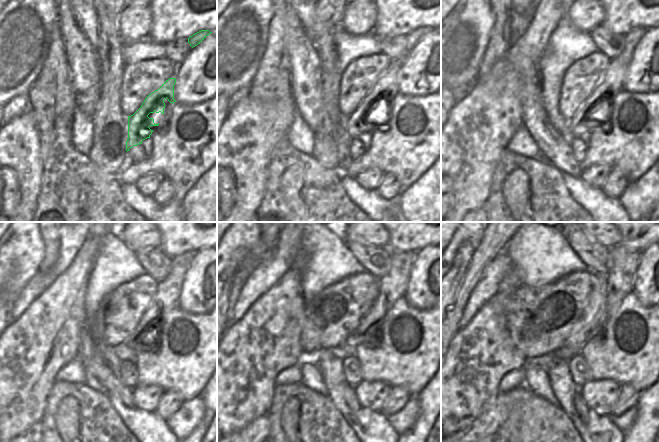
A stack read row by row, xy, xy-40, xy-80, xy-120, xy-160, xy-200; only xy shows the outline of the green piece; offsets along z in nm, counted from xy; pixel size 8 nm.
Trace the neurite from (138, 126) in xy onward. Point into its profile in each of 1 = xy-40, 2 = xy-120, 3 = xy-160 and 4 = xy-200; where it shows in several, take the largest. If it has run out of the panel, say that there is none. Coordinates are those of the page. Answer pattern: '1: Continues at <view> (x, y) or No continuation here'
1: Continues at xy-40 (387, 85)
2: Continues at xy-120 (168, 291)
3: Continues at xy-160 (393, 285)
4: Continues at xy-200 (622, 263)

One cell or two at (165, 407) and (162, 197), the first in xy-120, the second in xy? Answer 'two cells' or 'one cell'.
one cell

